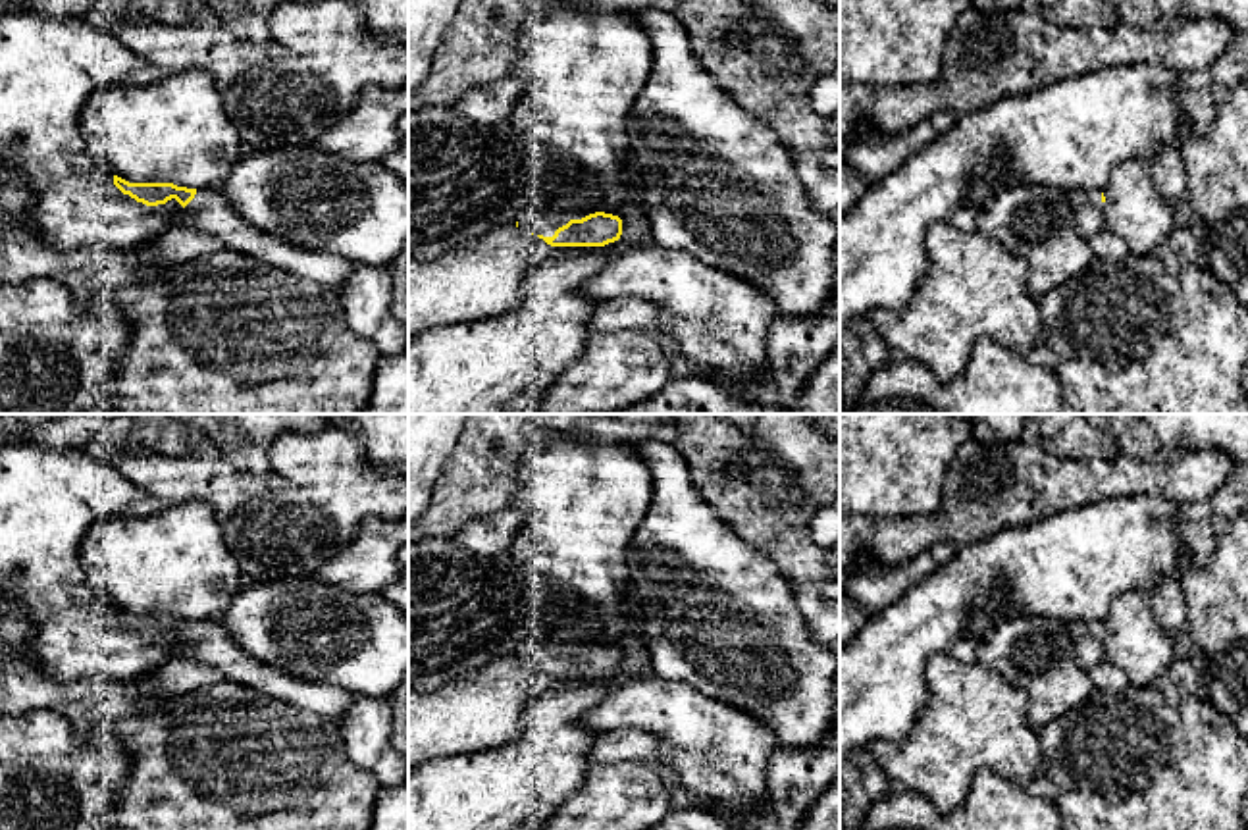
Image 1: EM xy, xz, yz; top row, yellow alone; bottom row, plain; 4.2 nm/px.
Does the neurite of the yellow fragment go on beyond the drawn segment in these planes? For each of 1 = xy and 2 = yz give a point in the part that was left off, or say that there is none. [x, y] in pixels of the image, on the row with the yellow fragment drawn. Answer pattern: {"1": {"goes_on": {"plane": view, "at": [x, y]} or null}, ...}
{"1": {"goes_on": {"plane": "xy", "at": [208, 212]}}, "2": {"goes_on": {"plane": "yz", "at": [1089, 208]}}}

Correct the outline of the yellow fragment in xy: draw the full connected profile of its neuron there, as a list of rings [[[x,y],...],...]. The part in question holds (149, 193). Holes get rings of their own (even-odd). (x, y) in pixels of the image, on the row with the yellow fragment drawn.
[[[114,175],[114,185],[146,206],[166,204],[175,198],[183,206],[179,223],[216,237],[221,248],[243,252],[337,293],[351,279],[352,262],[331,252],[300,248],[260,231],[241,218],[218,189],[187,189],[173,183],[129,183],[117,175]]]

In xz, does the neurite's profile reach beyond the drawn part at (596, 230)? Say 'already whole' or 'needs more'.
needs more

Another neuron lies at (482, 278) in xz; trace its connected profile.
[[[503,225],[431,262],[408,260],[408,345],[428,329],[518,308],[528,273],[560,250]]]

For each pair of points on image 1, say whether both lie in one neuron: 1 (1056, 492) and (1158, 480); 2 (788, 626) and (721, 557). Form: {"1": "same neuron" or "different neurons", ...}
{"1": "same neuron", "2": "same neuron"}

